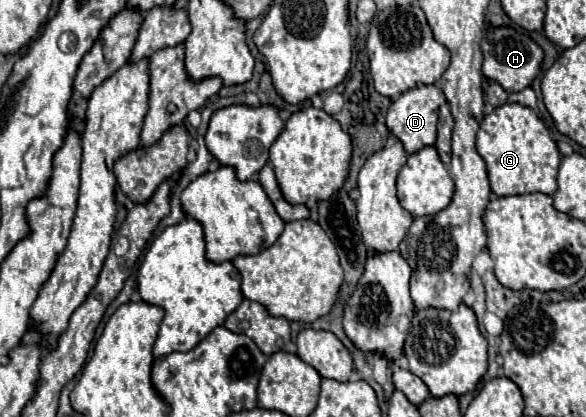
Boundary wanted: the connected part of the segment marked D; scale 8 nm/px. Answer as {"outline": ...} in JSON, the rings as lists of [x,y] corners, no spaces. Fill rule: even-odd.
{"outline":[[[422,86],[422,88],[414,88],[410,92],[404,92],[402,96],[398,96],[388,110],[386,116],[386,126],[390,130],[392,136],[396,136],[404,150],[408,154],[414,154],[426,146],[432,146],[436,140],[436,122],[438,122],[438,108],[440,104],[444,104],[444,94],[438,86]]]}

